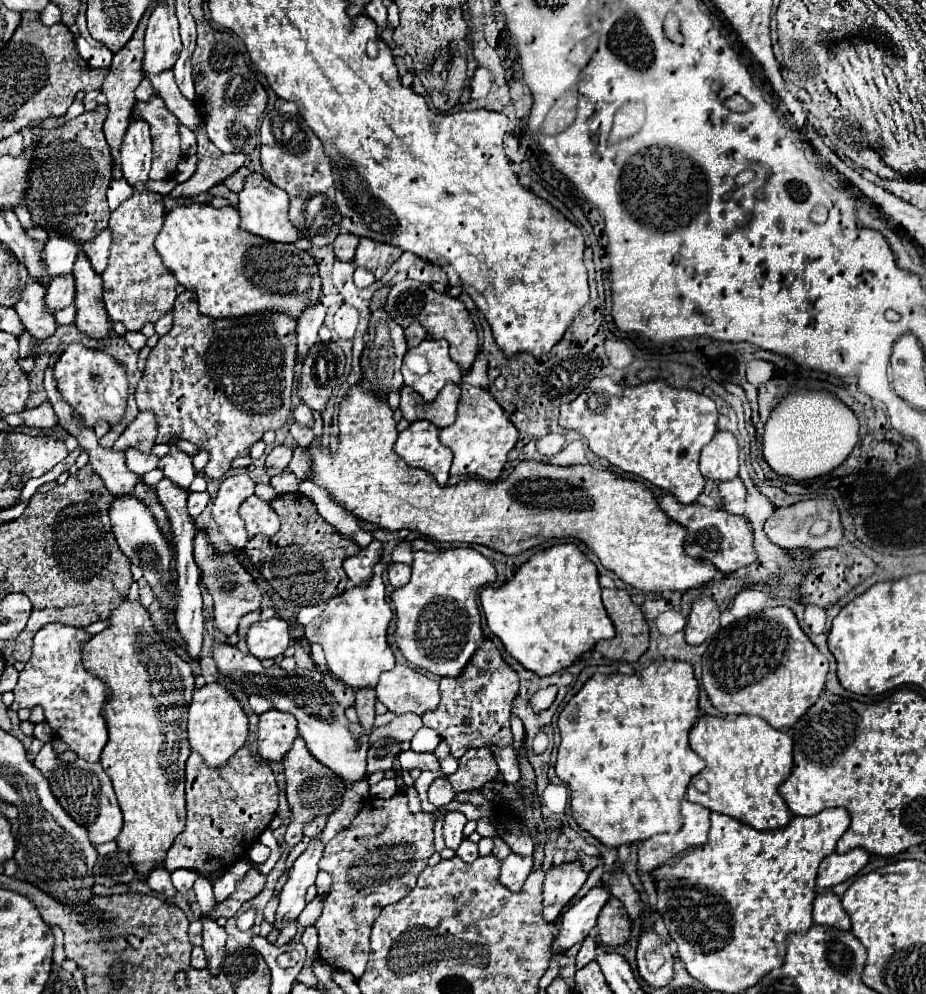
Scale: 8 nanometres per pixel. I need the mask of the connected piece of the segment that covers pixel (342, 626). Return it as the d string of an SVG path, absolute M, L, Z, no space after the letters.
M380 560L372 570L370 580L350 590L344 590L338 596L332 596L322 610L322 618L316 618L304 626L306 640L310 644L322 646L330 672L352 688L376 686L378 676L384 670L394 668L394 654L386 642L386 630L392 620L392 610L386 604L382 582L384 570L386 560Z

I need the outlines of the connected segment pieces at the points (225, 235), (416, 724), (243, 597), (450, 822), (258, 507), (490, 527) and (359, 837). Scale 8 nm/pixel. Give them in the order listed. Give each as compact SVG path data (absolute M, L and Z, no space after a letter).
M192 202L186 206L176 206L164 214L164 226L158 232L154 246L164 262L164 266L174 274L174 278L186 288L196 292L200 312L210 318L246 316L248 312L278 310L288 316L298 318L308 300L320 296L320 274L310 252L300 250L296 244L278 244L262 240L250 232L244 232L236 220L236 208L214 208L210 204Z
M406 713L397 716L390 724L374 730L372 734L372 742L380 736L392 736L399 742L404 740L412 740L412 736L418 732L418 728L422 726L422 717L414 713Z
M200 528L196 532L194 538L194 560L196 566L200 570L202 576L202 584L206 586L206 590L212 594L214 600L214 622L220 628L220 632L224 632L226 636L234 634L238 628L238 622L244 614L260 608L260 590L256 588L254 578L248 574L248 570L242 566L242 562L236 556L236 550L228 550L228 552L220 552L212 546L212 542L208 540L206 528Z
M448 812L446 814L446 820L444 820L444 840L446 840L446 846L452 848L454 852L458 850L460 842L464 840L464 834L462 834L464 824L466 824L466 816L462 812Z
M250 496L242 502L240 516L246 524L246 530L252 536L256 536L256 534L274 536L280 530L278 514L270 508L270 504L266 500L262 500L258 496Z
M356 384L340 402L338 412L338 450L330 452L320 446L310 446L312 476L310 480L330 492L334 502L344 510L352 512L364 522L378 524L386 530L418 530L434 542L460 542L460 544L482 544L506 556L522 554L530 548L544 544L554 538L576 538L584 542L602 562L602 566L614 572L622 582L634 586L642 592L664 592L664 590L688 590L702 586L704 582L718 578L720 574L710 568L710 564L698 564L682 552L682 540L686 528L666 518L658 508L658 502L650 488L640 480L624 480L610 470L592 470L590 464L582 466L552 466L544 462L524 460L512 474L502 482L484 482L466 478L456 486L438 486L436 480L420 470L408 466L396 452L394 442L398 436L396 422L392 418L392 408L386 400L374 396L372 390L366 390L362 384Z
M406 794L390 800L370 798L348 828L338 832L326 846L320 870L332 876L332 890L324 898L324 912L316 920L320 948L318 954L332 968L352 972L360 978L370 952L370 930L382 908L402 900L416 884L418 874L434 854L434 816L412 814Z

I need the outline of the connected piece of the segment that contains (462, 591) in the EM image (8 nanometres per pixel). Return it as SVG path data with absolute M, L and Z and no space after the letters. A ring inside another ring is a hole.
M474 548L414 552L410 582L390 596L396 614L394 634L402 656L434 676L458 678L484 642L478 590L492 582L496 582L494 566Z

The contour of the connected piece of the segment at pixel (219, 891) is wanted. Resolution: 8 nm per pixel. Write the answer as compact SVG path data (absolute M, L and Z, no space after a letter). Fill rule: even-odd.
M238 861L234 866L231 866L226 870L223 875L214 882L214 898L218 900L218 904L222 900L226 900L234 888L236 888L236 882L242 880L242 876L245 876L246 873L251 868L251 862Z

